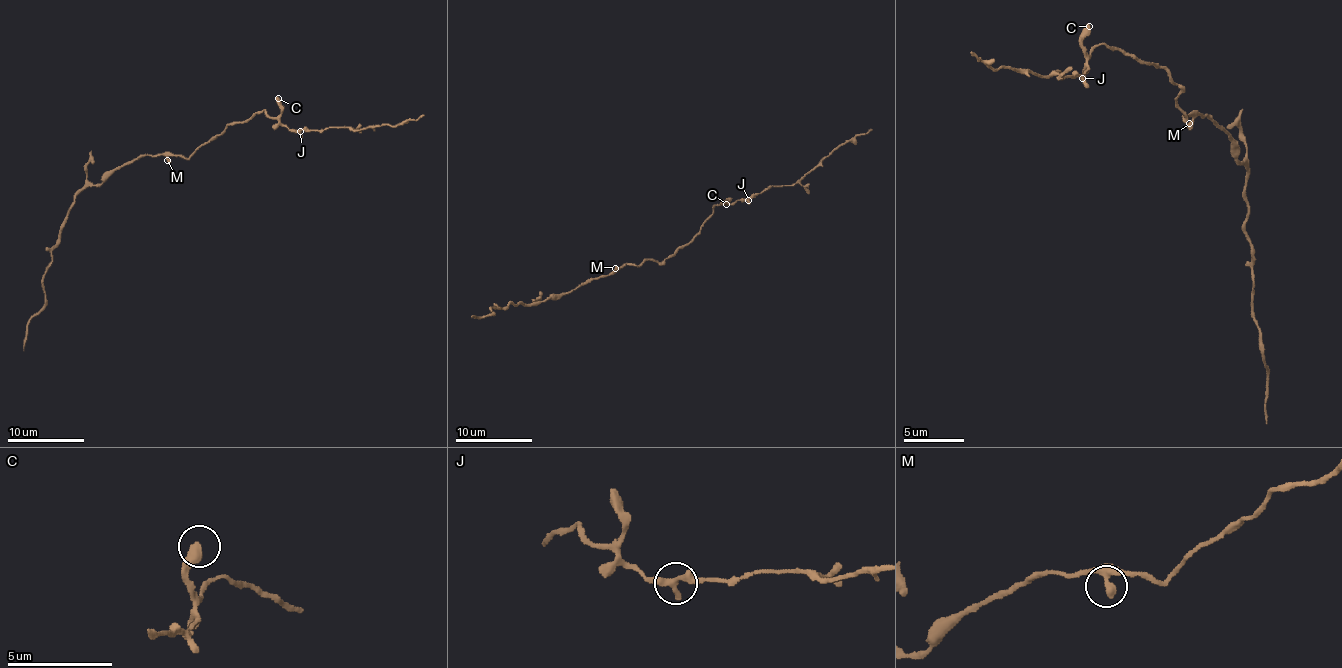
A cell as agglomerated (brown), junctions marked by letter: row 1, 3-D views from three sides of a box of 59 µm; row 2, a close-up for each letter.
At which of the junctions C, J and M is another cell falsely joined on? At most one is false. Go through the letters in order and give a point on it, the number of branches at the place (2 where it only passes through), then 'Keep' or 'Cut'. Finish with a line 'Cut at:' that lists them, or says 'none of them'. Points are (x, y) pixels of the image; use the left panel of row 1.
C: Place: (278, 98). Branches: 1. Keep
J: Place: (300, 131). Branches: 2. Cut
M: Place: (167, 160). Branches: 2. Keep
Cut at: J

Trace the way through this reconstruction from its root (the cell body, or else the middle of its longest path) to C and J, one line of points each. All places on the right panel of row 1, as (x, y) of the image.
C: (1183, 120), (1180, 90), (1159, 65), (1104, 44), (1089, 56), (1083, 50), (1089, 26)
J: (1183, 120), (1174, 81), (1132, 53), (1098, 44), (1083, 77)

